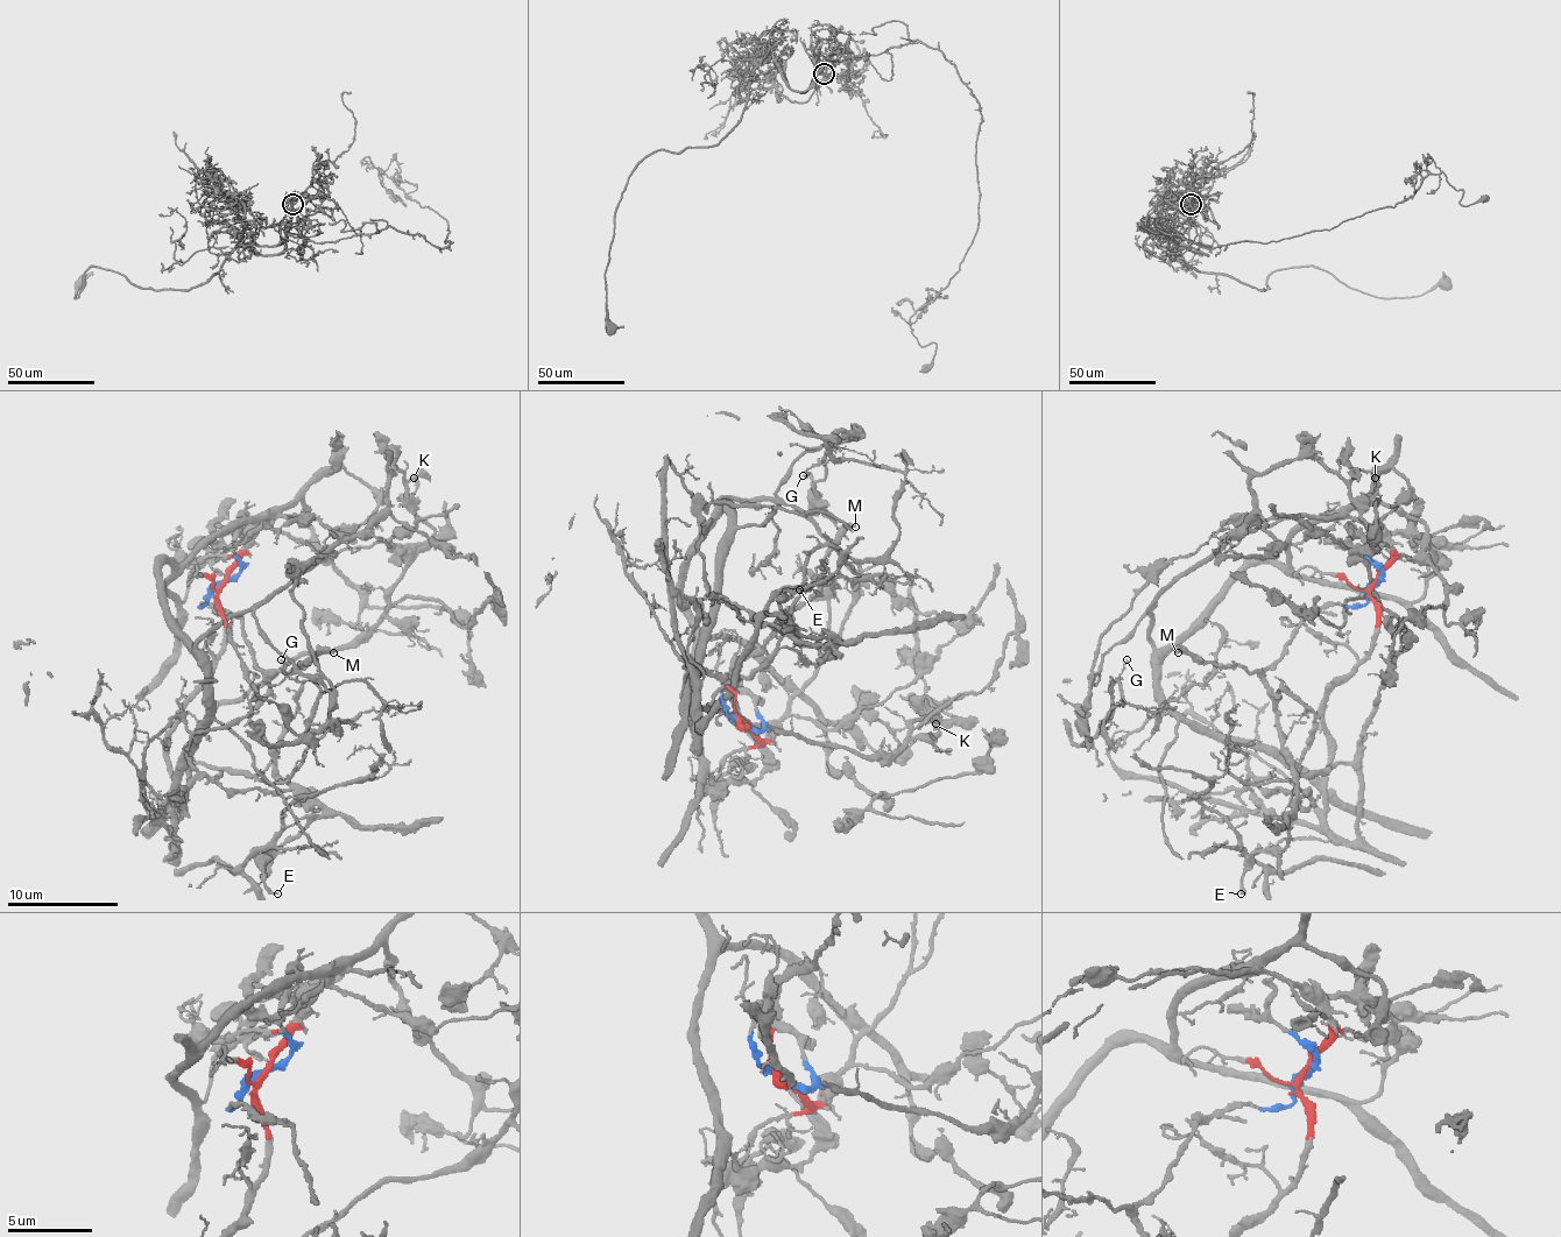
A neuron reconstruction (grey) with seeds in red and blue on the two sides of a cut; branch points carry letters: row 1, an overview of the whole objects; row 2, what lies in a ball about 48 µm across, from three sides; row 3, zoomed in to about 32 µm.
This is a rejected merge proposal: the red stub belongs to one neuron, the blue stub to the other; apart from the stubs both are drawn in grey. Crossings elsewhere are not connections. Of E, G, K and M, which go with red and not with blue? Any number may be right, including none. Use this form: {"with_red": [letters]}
{"with_red": ["G", "K"]}

